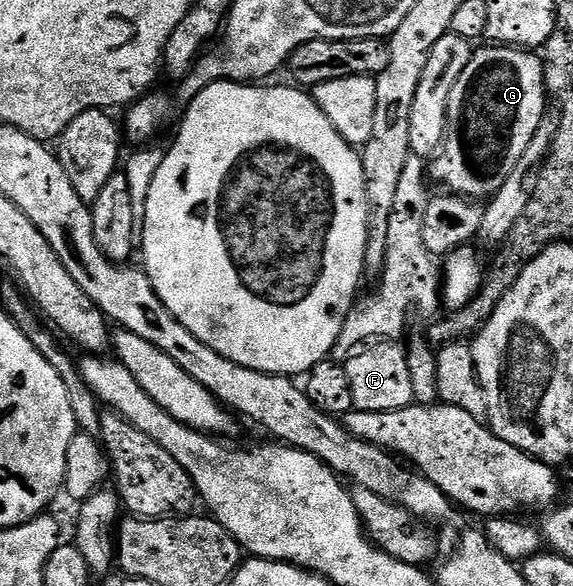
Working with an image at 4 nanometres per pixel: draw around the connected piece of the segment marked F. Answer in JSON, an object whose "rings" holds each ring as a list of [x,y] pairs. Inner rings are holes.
{"rings":[[[375,340],[350,354],[344,366],[351,385],[352,405],[357,412],[396,411],[414,404],[406,351],[397,340]]]}

